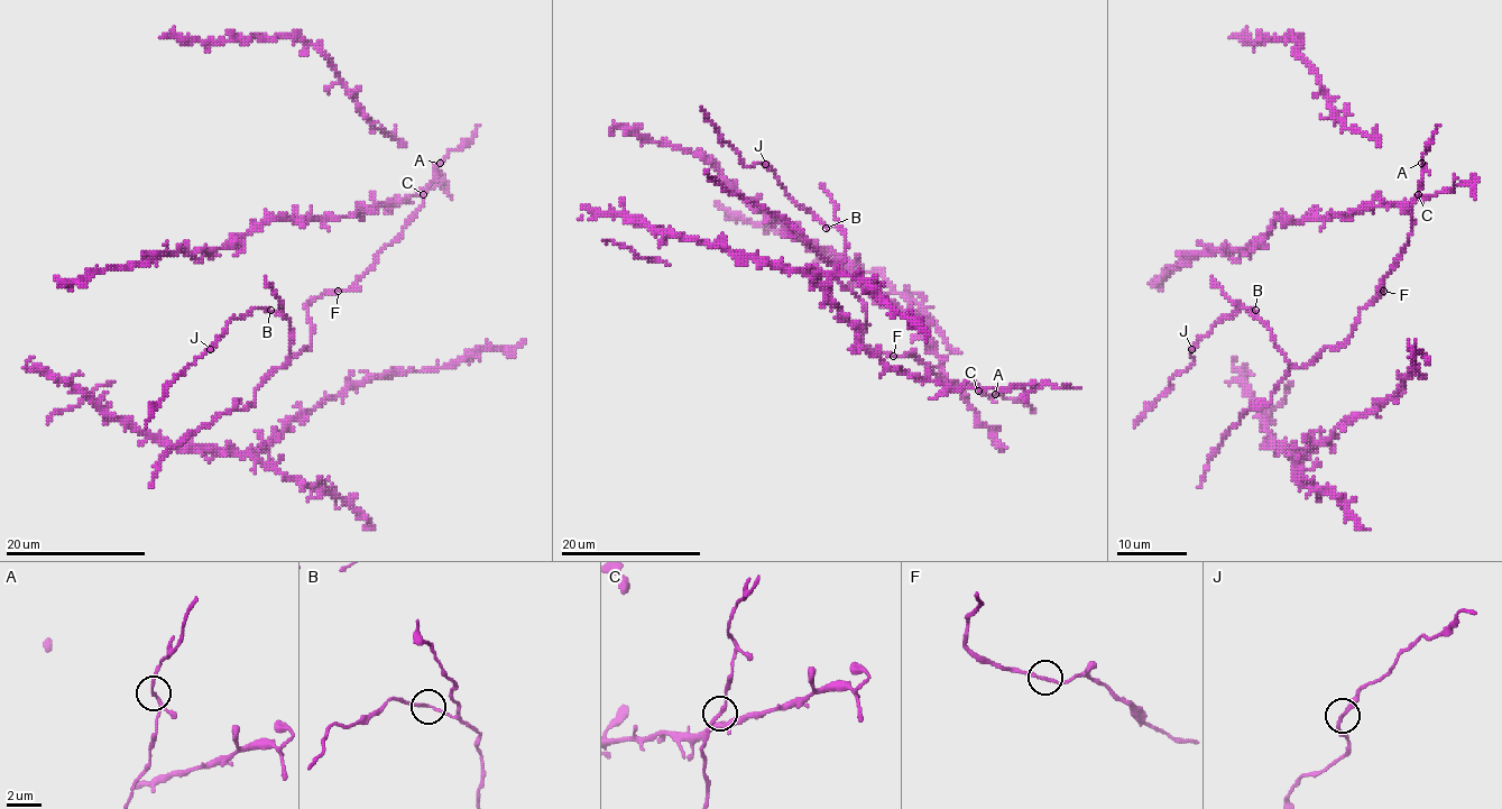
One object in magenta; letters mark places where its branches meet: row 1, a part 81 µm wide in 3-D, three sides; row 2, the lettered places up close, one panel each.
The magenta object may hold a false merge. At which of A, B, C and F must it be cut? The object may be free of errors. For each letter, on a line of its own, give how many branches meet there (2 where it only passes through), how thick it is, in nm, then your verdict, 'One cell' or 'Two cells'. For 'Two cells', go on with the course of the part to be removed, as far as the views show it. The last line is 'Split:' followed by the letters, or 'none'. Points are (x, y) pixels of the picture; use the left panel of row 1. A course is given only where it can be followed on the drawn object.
A: Branches: 2. Thickness 170 nm. One cell
B: Branches: 2. Thickness 160 nm. Two cells. Course of the part to remove: (269, 311), (254, 308), (240, 318), (232, 318), (212, 348), (173, 379), (145, 426)
C: Branches: 2. Thickness 190 nm. One cell
F: Branches: 2. Thickness 190 nm. One cell
Split: B

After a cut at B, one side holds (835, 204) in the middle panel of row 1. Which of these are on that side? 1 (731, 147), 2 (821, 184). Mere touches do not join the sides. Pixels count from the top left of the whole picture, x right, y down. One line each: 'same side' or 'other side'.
1: other side
2: same side

